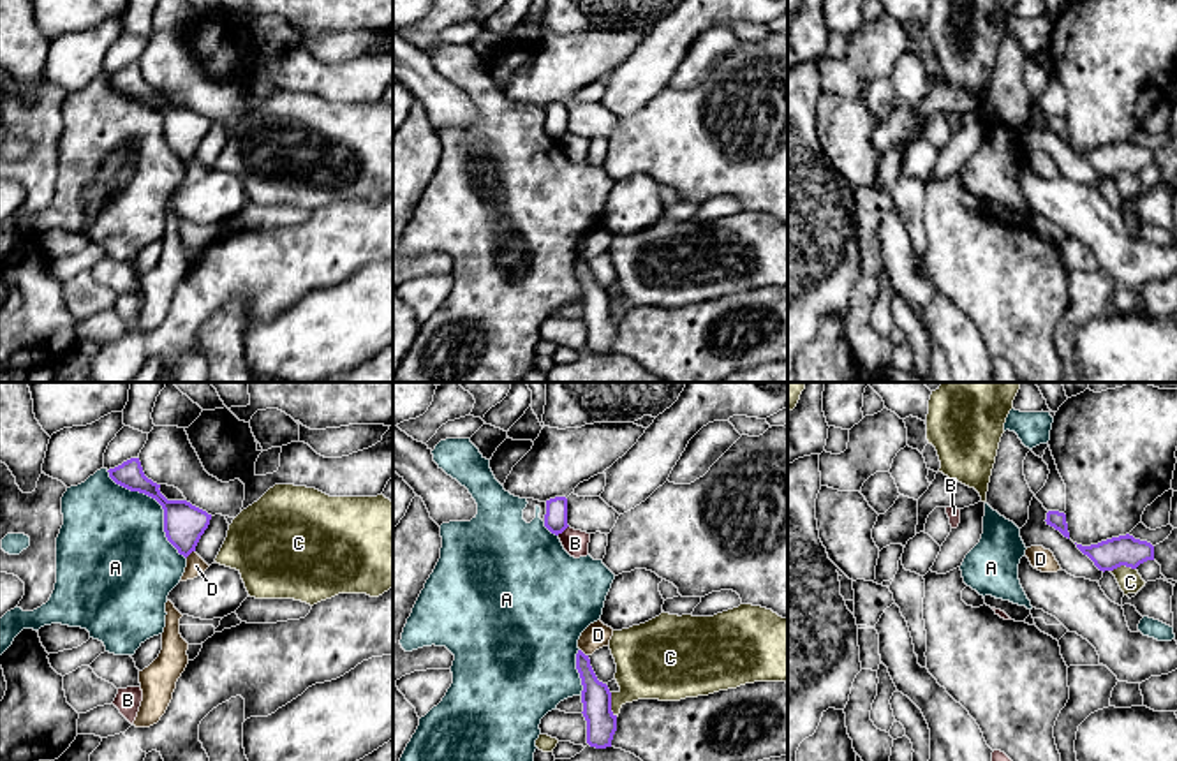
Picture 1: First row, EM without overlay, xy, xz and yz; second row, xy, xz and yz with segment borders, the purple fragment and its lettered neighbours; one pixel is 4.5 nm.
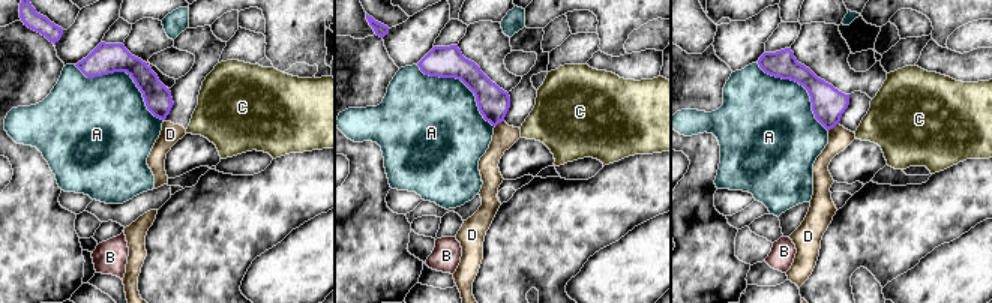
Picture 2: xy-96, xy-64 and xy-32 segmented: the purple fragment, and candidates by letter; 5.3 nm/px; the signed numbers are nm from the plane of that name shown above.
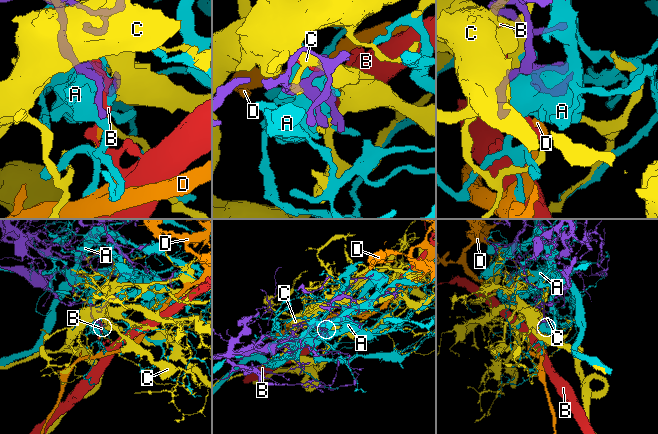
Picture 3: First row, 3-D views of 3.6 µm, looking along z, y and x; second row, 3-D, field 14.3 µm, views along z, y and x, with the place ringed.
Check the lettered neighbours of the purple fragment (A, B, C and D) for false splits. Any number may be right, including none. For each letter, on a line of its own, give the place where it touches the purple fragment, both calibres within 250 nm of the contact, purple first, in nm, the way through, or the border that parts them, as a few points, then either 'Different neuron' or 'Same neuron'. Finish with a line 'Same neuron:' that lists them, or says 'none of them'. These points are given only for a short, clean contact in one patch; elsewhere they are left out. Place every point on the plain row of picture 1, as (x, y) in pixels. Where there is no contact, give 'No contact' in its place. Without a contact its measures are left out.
A: Touches purple at xy (159, 108). Thickness 190 nm (purple) against 440 nm. Different neuron
B: Touches purple at xz (562, 136). Thickness 110 nm (purple) against 110 nm. Different neuron
C: Touches purple at xz (610, 310). Thickness 140 nm (purple) against 300 nm. Different neuron
D: Touches purple at xy (189, 159). Thickness 190 nm (purple) against 90 nm. Boundary: xy (194, 155), (185, 162). Different neuron
Same neuron: none of them

